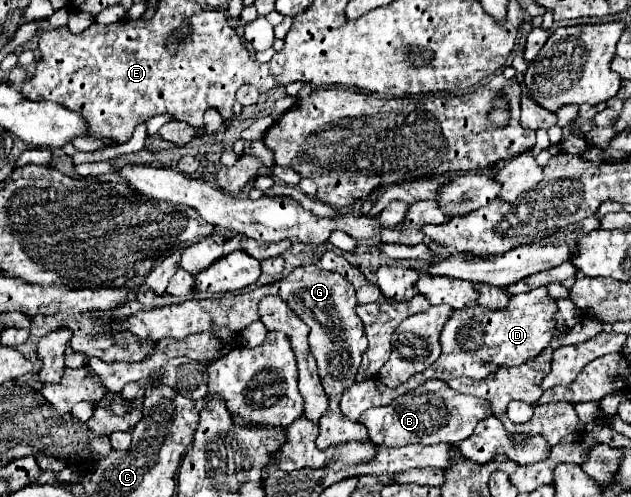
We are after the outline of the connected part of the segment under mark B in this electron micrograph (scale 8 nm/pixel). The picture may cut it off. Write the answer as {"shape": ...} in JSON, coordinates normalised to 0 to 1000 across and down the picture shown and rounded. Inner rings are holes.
{"shape":[[[683,763],[683,767],[674,767],[667,779],[642,795],[632,795],[623,811],[610,819],[591,819],[578,827],[569,839],[569,851],[582,859],[585,883],[594,895],[610,895],[610,899],[629,899],[629,895],[648,895],[648,891],[686,895],[696,887],[727,891],[740,883],[756,859],[756,851],[778,835],[781,827],[772,807],[756,799],[740,799],[734,791],[718,787],[705,767]],[[696,807],[705,807],[705,811],[696,811]]]}

